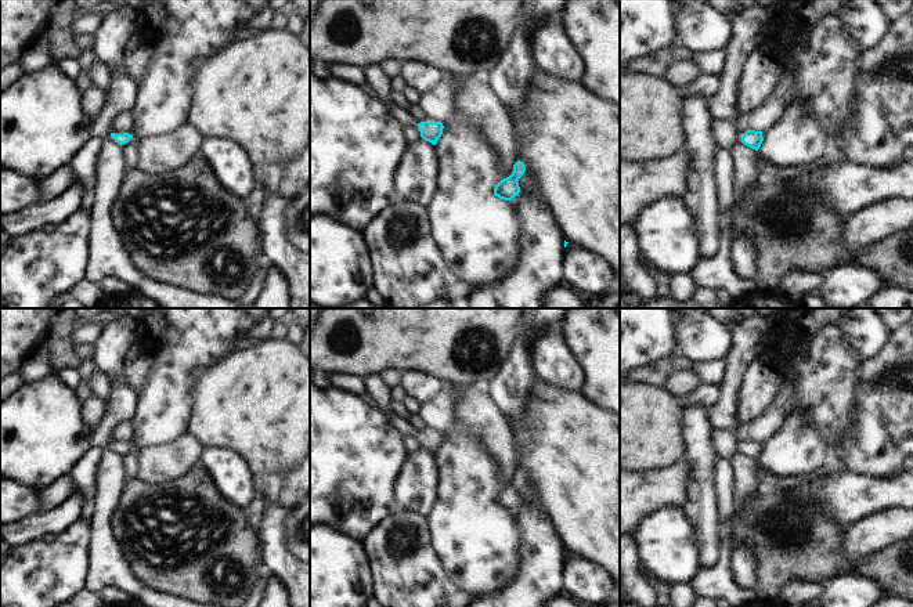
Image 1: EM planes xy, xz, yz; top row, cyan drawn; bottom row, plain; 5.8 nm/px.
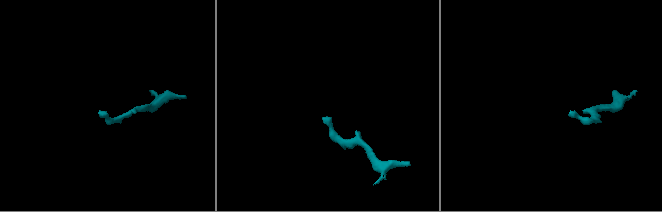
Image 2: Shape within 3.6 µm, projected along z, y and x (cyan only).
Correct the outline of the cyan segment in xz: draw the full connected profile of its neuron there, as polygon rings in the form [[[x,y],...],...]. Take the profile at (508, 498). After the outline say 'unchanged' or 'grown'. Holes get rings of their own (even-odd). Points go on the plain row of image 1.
[[[517,470],[513,474],[513,481],[509,487],[501,489],[495,498],[494,505],[504,510],[512,510],[520,502],[519,488],[524,484],[526,476],[523,471]]]; unchanged

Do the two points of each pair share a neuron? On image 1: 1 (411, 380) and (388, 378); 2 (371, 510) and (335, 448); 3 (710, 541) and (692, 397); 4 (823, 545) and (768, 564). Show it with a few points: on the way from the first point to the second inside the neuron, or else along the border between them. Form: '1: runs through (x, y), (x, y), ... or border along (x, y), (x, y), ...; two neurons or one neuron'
1: border along (400, 374), (401, 383); two neurons
2: runs through (357, 495), (347, 486), (335, 463); one neuron
3: border along (707, 405), (688, 404), (684, 408); two neurons
4: runs through (809, 545), (801, 549), (789, 549), (782, 556); one neuron

